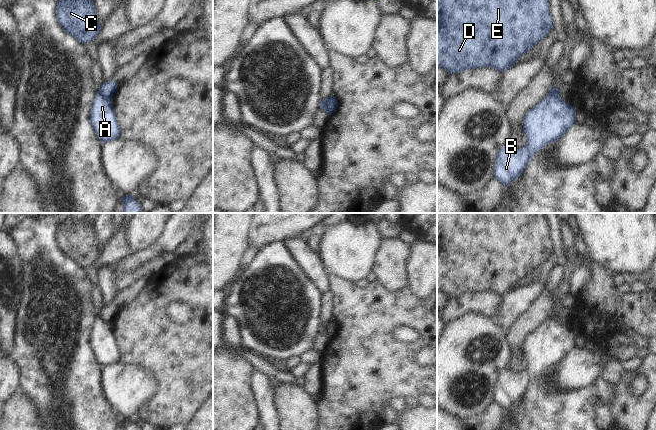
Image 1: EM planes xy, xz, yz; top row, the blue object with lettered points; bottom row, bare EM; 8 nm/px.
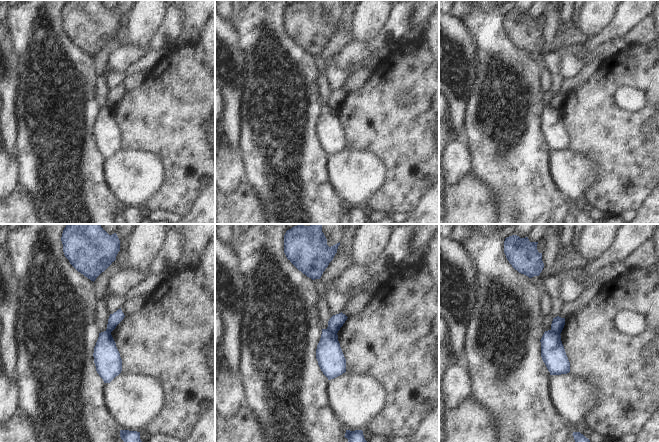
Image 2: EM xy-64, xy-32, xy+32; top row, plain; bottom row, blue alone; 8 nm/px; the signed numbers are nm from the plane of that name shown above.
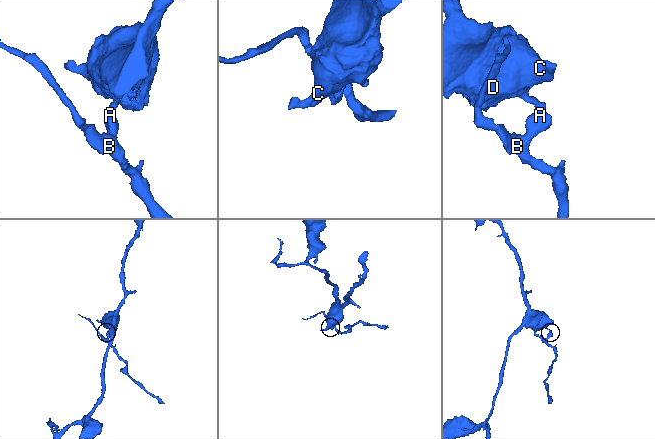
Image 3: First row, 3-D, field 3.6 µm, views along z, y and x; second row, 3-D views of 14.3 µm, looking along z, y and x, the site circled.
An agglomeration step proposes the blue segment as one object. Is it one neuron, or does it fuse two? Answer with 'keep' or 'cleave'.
cleave

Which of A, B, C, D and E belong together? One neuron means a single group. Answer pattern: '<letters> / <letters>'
A B / C D E

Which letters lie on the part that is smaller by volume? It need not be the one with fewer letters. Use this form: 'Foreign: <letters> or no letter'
Foreign: A, B

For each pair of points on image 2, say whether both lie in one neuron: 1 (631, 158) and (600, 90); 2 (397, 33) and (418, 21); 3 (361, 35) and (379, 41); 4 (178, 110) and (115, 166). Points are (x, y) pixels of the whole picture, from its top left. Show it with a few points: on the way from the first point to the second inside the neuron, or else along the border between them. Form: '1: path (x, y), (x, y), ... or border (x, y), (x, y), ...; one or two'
1: path (614, 141), (600, 127), (600, 107); one
2: border (413, 10), (413, 18), (409, 29); two
3: border (387, 20), (381, 29), (367, 41), (353, 41); two
4: border (121, 148), (149, 151), (156, 156); two

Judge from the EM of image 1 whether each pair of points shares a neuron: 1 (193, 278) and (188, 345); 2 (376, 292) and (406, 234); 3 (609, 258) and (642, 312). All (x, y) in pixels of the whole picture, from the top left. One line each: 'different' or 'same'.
1: same
2: different
3: different

